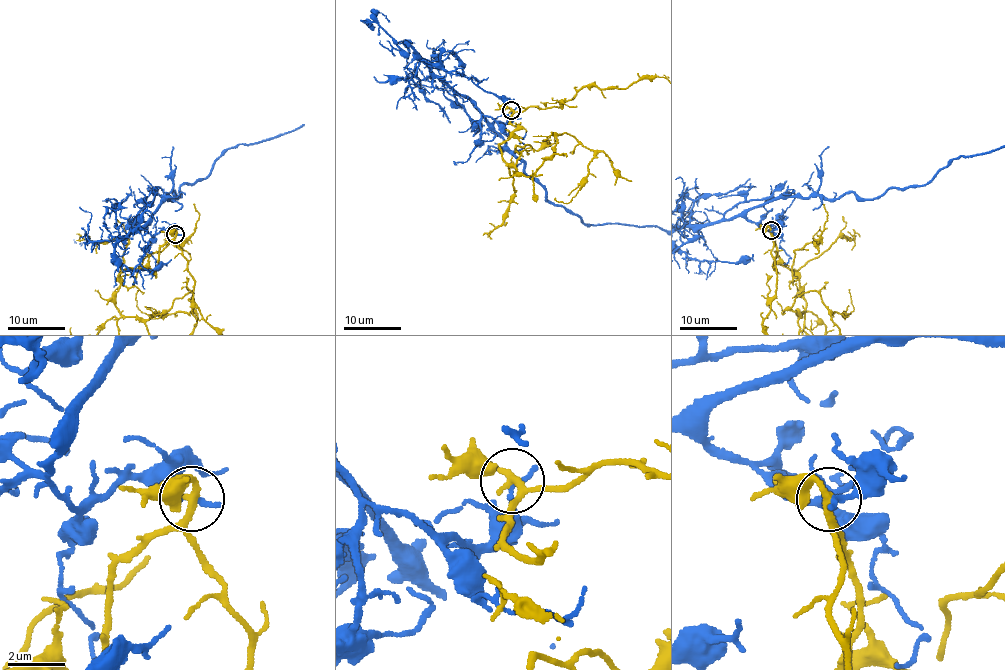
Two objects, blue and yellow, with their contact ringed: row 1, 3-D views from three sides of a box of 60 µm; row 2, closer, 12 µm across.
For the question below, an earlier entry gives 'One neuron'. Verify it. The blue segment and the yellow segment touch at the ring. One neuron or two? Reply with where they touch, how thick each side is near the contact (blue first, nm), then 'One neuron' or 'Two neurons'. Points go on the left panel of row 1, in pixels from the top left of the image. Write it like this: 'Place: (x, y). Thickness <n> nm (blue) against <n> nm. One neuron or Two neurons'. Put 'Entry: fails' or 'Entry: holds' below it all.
Place: (175, 234). Thickness 240 nm (blue) against 240 nm. Two neurons
Entry: fails

